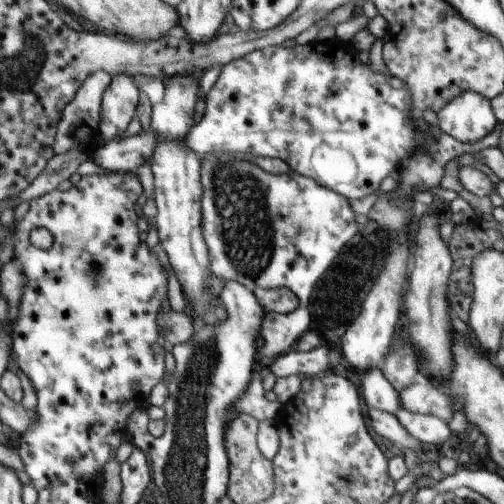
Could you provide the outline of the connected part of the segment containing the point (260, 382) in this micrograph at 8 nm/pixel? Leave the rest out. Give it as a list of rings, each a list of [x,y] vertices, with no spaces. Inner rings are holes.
[[[257,364],[249,389],[242,395],[241,400],[237,403],[239,414],[252,415],[260,422],[273,421],[280,412],[283,404],[276,400],[271,402],[265,398],[263,373],[266,371],[261,364]]]

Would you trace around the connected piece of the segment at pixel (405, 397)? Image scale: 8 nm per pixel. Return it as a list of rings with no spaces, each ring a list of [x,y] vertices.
[[[419,378],[407,389],[398,392],[400,407],[411,413],[432,415],[447,422],[456,410],[448,395],[427,379]]]

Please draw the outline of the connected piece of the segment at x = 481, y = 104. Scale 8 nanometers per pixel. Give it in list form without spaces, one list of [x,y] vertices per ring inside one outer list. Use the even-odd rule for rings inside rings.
[[[463,92],[437,112],[437,126],[461,143],[471,144],[483,138],[495,126],[493,107],[477,92]]]

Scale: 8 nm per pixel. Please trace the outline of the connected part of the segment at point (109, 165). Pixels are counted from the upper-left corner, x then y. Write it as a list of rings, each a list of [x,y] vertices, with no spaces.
[[[150,127],[135,136],[103,144],[91,160],[110,172],[135,172],[139,166],[152,160],[155,150],[158,150],[158,138]]]

